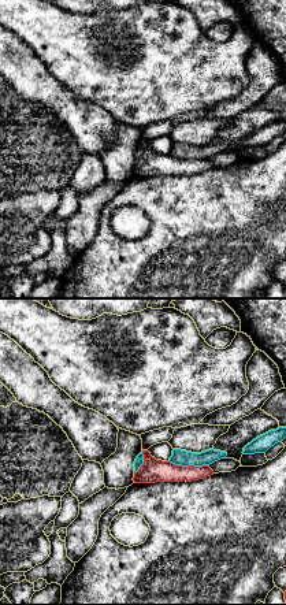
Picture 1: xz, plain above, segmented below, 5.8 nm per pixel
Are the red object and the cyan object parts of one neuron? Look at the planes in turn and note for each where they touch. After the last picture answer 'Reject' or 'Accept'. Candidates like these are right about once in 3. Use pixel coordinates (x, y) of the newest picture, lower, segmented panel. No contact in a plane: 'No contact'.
Touches red at (189, 466)

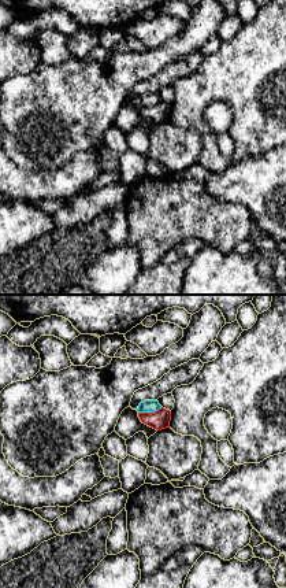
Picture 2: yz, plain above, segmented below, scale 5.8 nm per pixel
Touches red at (149, 413)

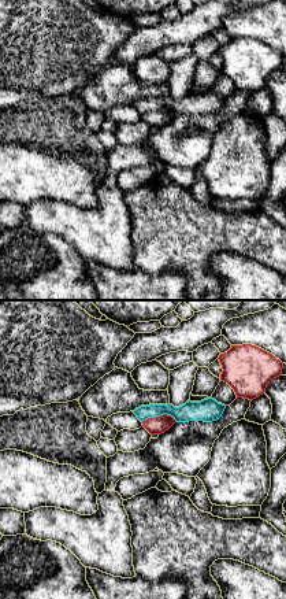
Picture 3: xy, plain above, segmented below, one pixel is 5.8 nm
Touches red at (159, 417)

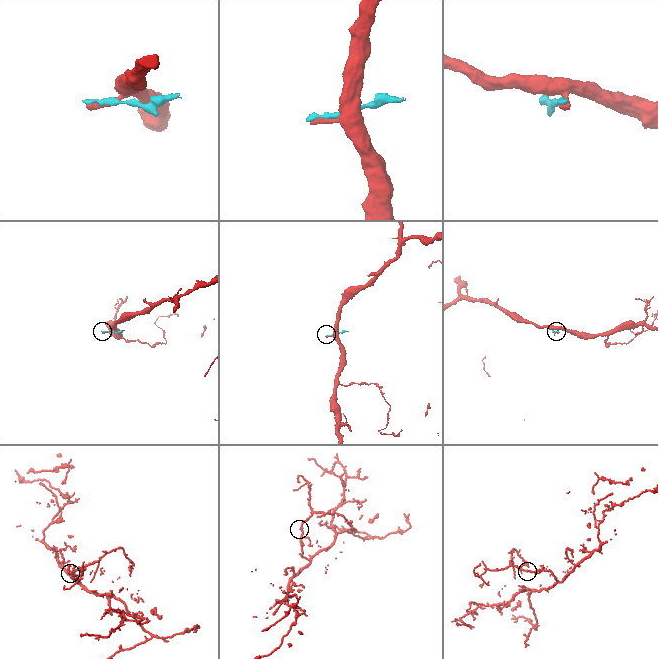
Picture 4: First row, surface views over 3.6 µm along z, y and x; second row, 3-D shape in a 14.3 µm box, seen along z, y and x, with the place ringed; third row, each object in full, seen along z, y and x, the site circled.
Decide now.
Reject

